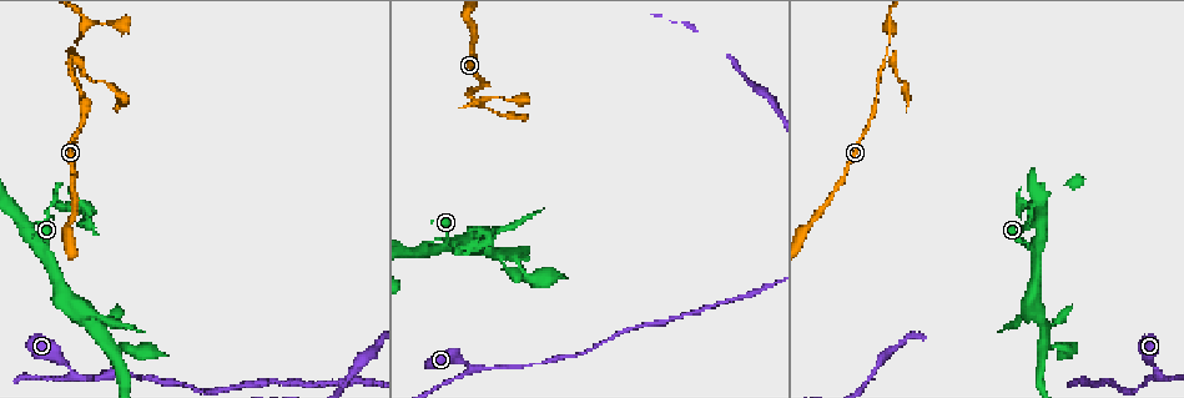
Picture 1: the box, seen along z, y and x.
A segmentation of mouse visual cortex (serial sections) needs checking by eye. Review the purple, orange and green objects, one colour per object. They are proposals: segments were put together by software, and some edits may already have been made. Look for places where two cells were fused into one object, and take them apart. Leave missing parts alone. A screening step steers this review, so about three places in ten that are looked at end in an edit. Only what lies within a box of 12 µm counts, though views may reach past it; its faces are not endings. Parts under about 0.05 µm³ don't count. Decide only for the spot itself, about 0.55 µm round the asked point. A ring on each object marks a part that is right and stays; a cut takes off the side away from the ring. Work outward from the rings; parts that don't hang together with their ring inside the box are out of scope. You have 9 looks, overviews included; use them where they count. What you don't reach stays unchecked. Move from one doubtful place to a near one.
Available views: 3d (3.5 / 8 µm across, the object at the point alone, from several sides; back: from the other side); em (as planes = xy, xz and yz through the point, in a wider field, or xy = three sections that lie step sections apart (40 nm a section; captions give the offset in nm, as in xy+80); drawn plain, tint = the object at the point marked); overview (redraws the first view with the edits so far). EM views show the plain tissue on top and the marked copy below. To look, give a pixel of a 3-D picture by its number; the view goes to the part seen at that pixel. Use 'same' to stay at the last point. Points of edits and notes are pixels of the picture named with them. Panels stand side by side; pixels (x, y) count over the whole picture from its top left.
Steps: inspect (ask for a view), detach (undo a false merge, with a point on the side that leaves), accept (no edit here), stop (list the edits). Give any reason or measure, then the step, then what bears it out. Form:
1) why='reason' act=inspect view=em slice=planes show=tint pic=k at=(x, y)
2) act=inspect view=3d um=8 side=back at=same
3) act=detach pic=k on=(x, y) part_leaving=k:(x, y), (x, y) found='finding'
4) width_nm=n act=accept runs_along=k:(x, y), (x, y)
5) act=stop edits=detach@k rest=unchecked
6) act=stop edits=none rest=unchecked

why='narrows sharply' act=inspect view=3d um=8 pic=1 at=(471, 96)

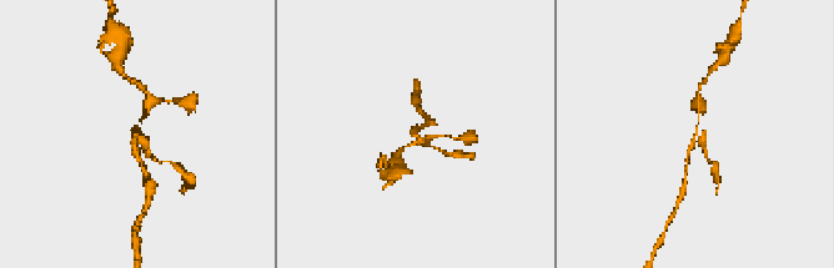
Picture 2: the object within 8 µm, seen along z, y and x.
arms=3 arm_widths_nm=100,150,150 why='shape alone is not enough' act=inspect view=em slice=xy step=5 show=tint pic=2 at=(134, 131)

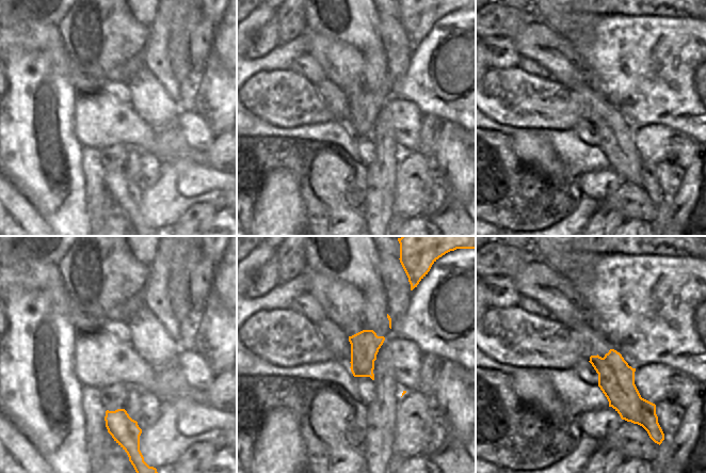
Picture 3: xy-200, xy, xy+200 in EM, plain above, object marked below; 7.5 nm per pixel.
width_nm=220 act=detach pic=2 on=(147, 152) part_leaving=2:(698, 136), (706, 156), (714, 165) found='a second cell is stuck on'

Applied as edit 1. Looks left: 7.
why='redraw' act=inspect view=overview

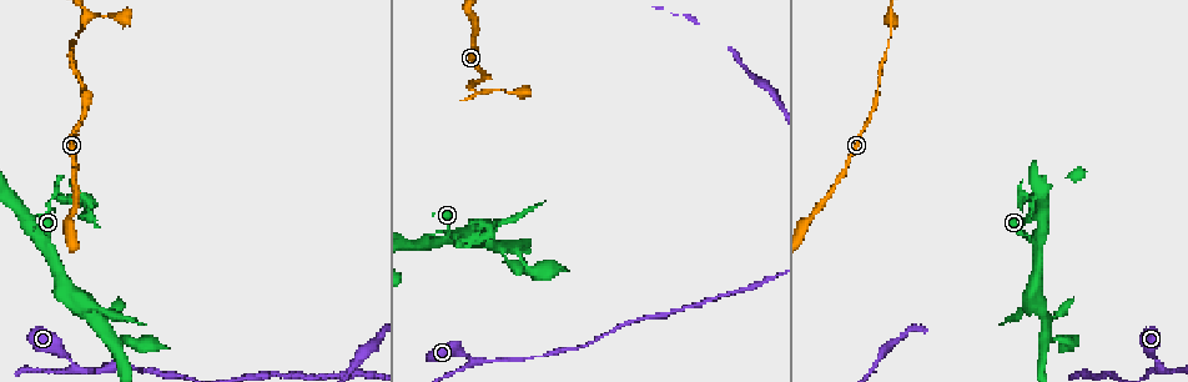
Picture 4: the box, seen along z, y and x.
why='side arm on a straight run' act=inspect view=3d um=3.5 pic=4 at=(512, 245)

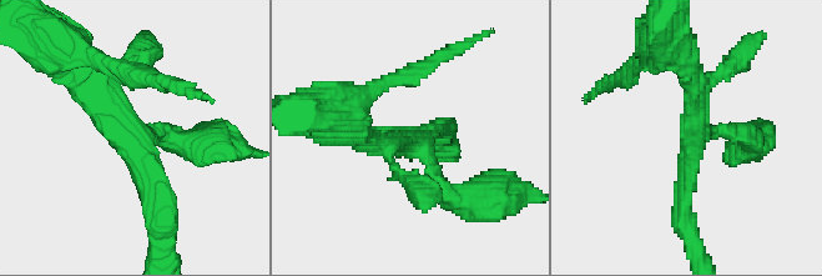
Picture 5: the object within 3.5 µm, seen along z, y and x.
act=inspect view=em slice=xy step=2 show=tint pic=5 at=(695, 130)

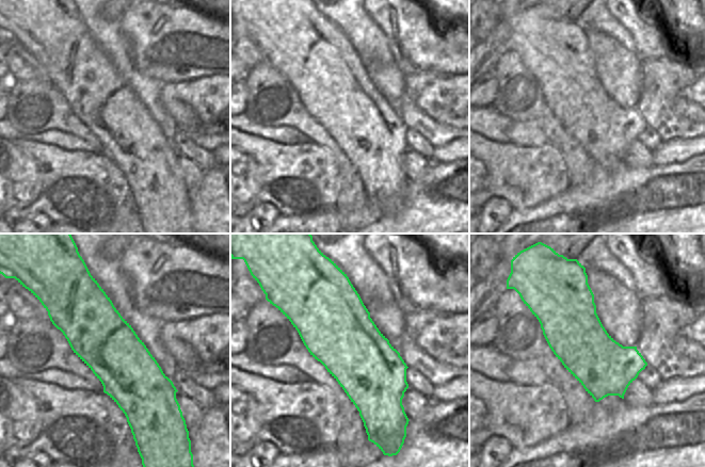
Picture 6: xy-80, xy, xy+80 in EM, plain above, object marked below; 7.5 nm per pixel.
act=accept found='continuous, no second cell'

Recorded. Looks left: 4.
why='a fork' act=inspect view=3d um=8 side=back pic=4 at=(1159, 367)

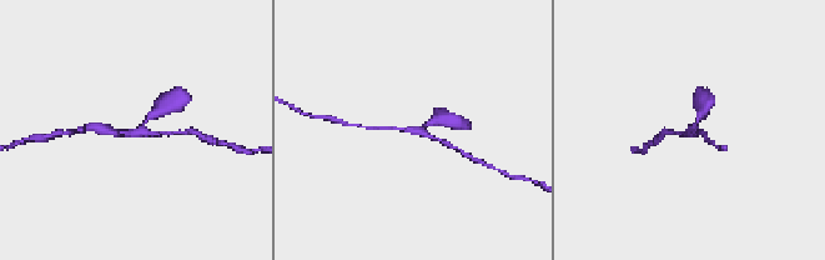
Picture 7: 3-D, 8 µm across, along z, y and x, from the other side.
act=inspect view=3d um=3.5 side=back pic=7 at=(138, 129)

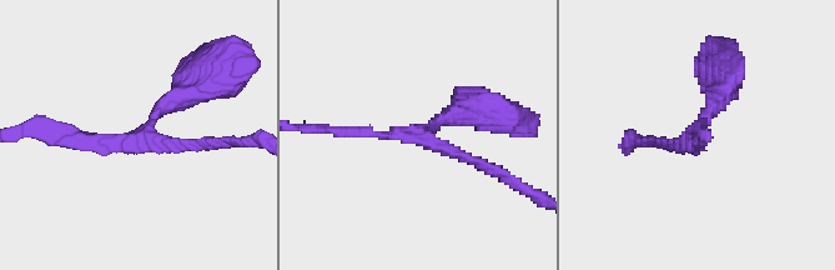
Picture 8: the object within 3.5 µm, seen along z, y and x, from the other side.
act=inspect view=em slice=xy step=2 show=tint pic=8 at=(418, 137)

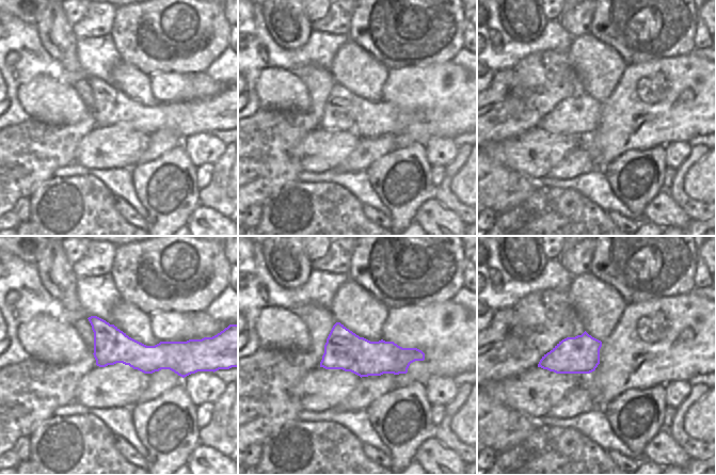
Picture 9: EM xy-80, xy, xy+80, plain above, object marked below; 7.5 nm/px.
arm_widths_nm=150,150,300 act=accept found='one cell here'

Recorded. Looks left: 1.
act=stop edits=detach@2 rest=unchecked

